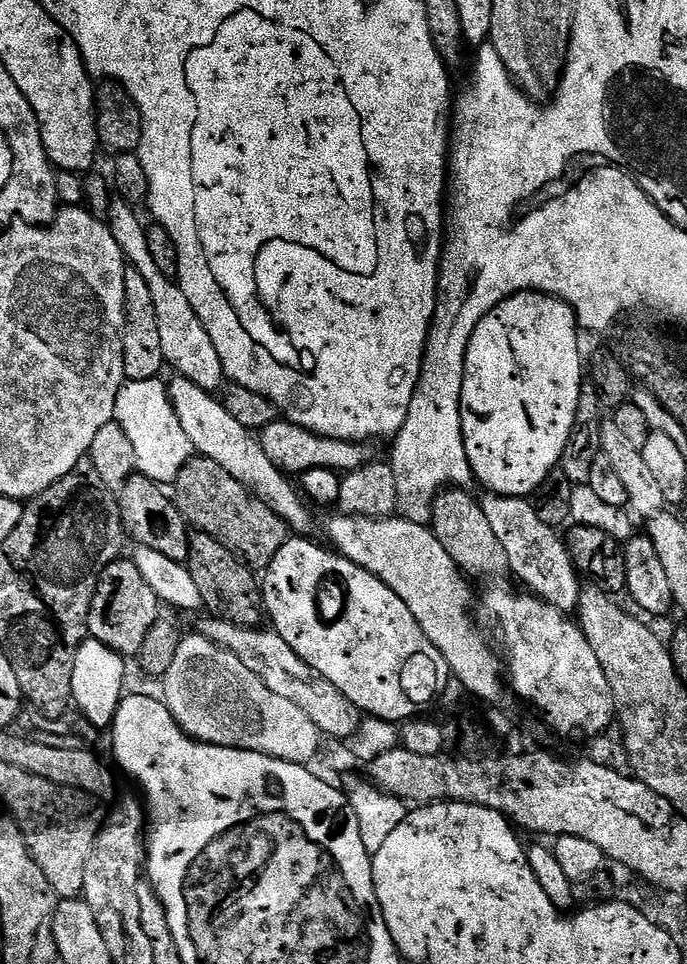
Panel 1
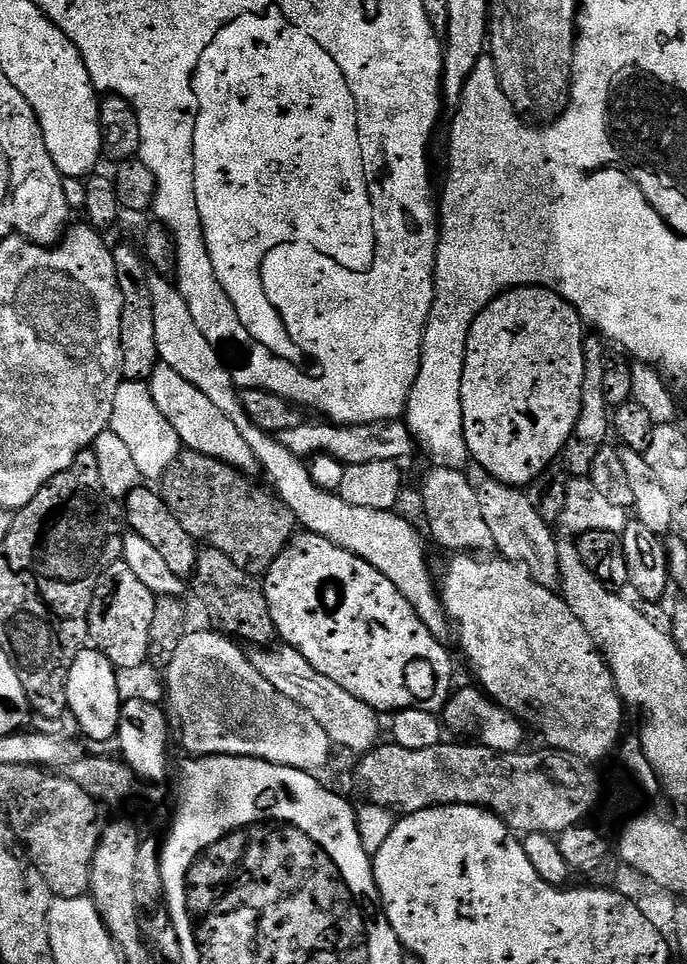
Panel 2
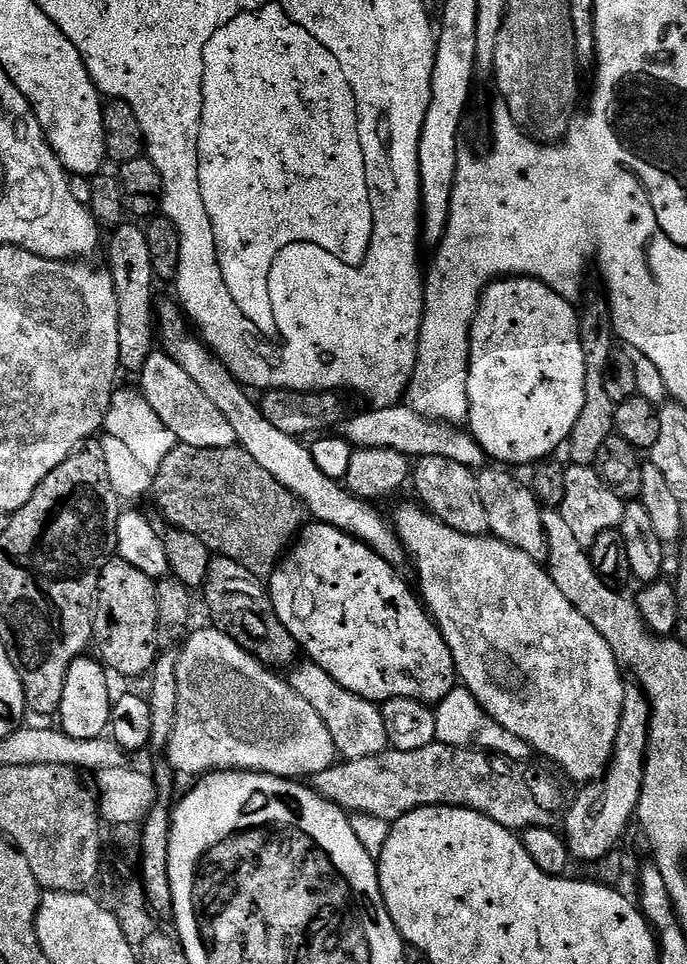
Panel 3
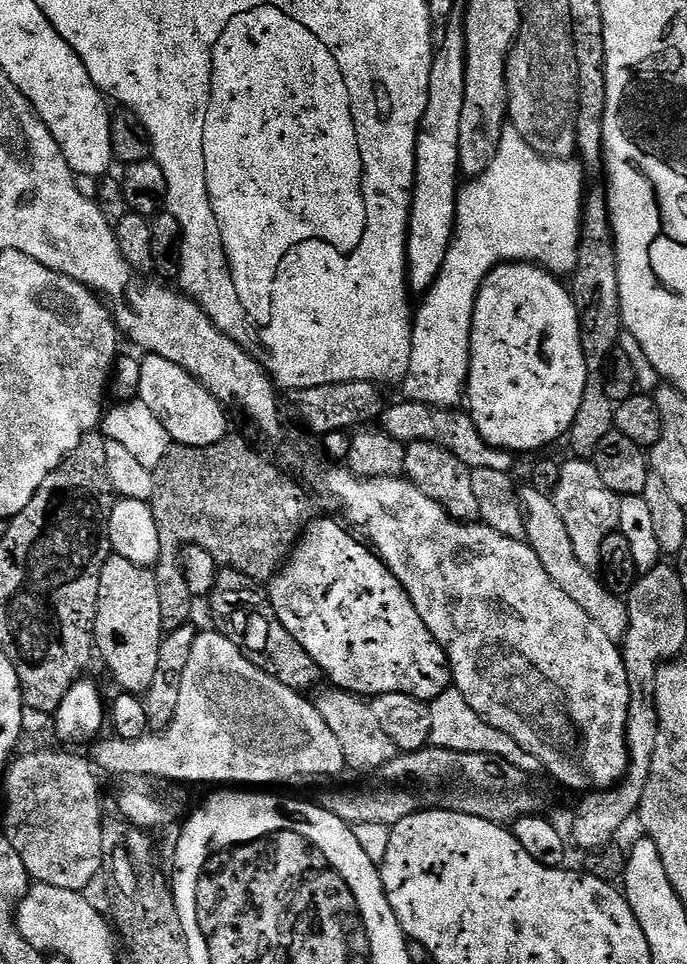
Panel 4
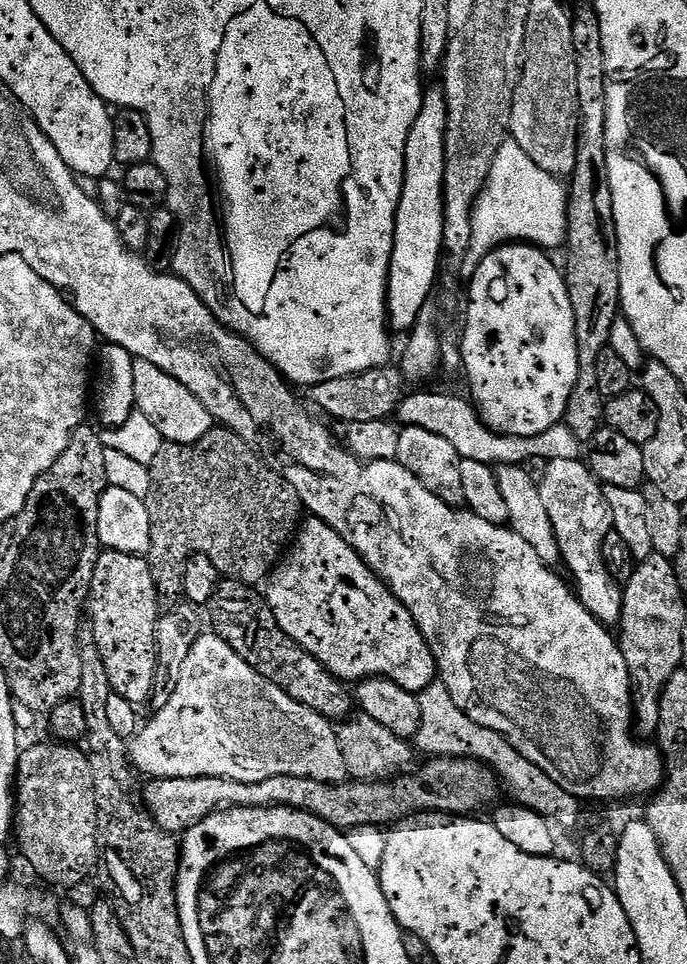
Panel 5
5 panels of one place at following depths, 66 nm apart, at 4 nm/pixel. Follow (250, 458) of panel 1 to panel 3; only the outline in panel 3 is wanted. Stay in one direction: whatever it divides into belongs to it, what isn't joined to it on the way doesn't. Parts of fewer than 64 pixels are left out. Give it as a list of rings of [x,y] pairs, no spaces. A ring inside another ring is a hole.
[[[163,350],[153,351],[152,357],[146,362],[146,366],[138,374],[139,391],[143,392],[154,414],[166,422],[166,426],[176,435],[177,441],[199,448],[230,448],[236,444],[236,435],[231,428],[230,422],[222,418],[222,410],[198,390],[198,382],[178,366],[168,357],[168,353]]]

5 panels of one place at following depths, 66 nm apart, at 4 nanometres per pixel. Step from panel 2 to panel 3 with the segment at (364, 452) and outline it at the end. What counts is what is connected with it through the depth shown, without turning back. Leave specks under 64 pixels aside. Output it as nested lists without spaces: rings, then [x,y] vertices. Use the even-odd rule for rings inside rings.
[[[404,402],[392,404],[389,408],[372,408],[367,411],[360,412],[357,416],[349,415],[339,425],[339,437],[351,444],[353,449],[397,452],[409,458],[441,456],[450,458],[450,462],[462,462],[462,466],[473,470],[485,467],[484,451],[478,446],[472,433],[463,427],[442,424],[439,420],[427,420]]]

